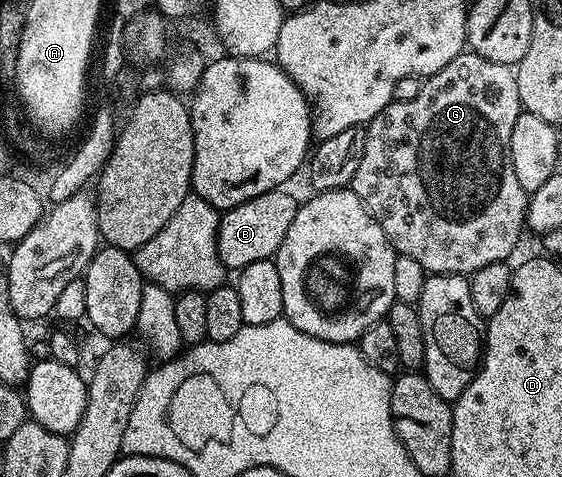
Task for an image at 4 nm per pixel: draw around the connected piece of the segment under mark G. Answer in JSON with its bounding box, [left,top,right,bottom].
[351,53,529,277]

